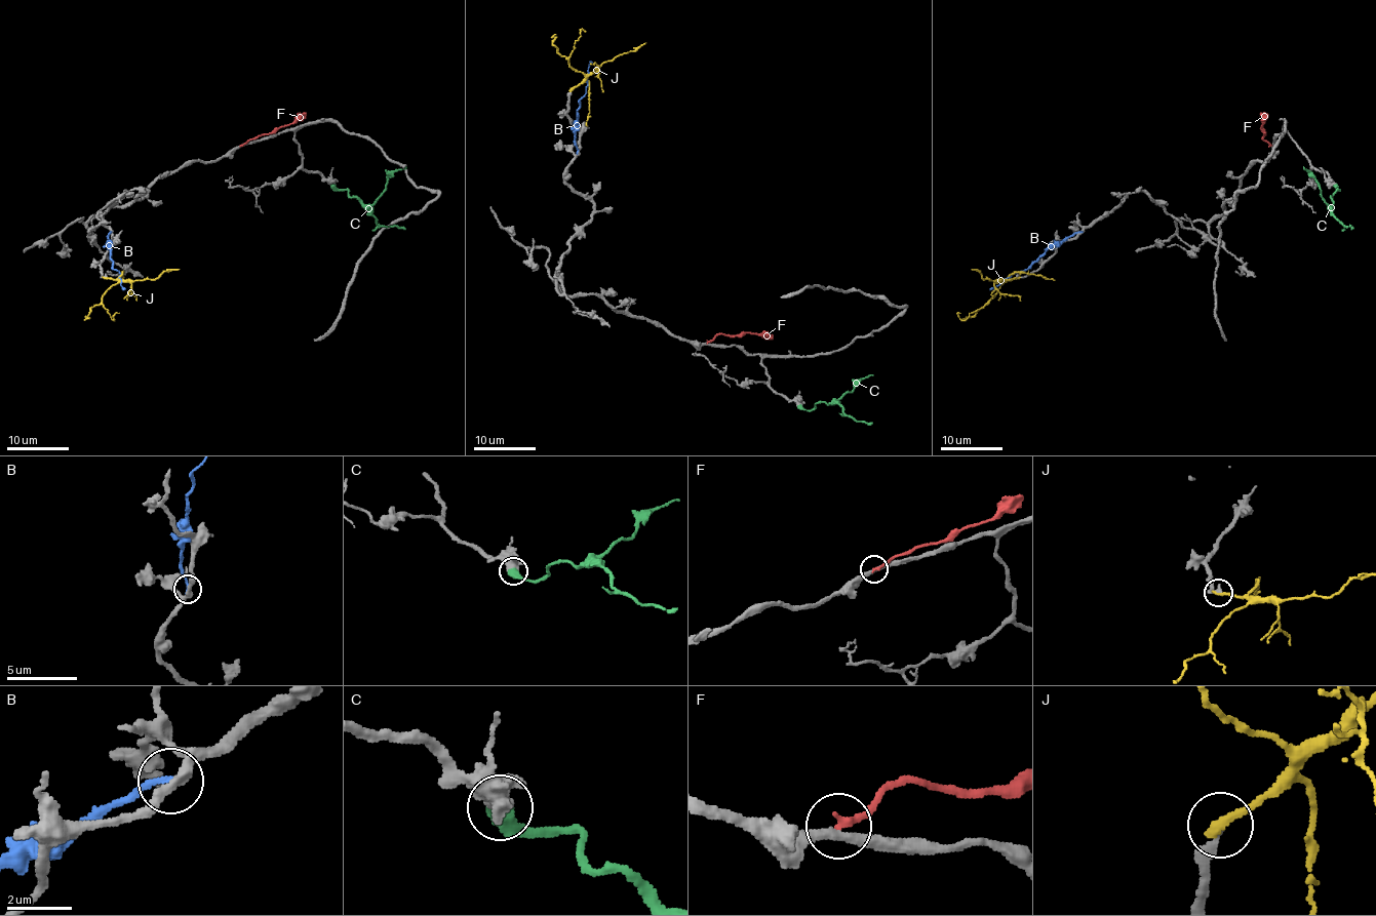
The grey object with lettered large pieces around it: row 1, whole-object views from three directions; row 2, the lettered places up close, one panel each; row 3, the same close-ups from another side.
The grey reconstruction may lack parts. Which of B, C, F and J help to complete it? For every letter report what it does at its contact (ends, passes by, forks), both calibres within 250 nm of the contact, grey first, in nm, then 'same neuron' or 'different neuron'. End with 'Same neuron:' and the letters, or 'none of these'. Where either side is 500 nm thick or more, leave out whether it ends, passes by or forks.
B: it ends | 320/200 nm | different neuron
C: 650/550 nm | same neuron
F: it ends | 280/220 nm | different neuron
J: it ends | 280/280 nm | different neuron
Same neuron: C

